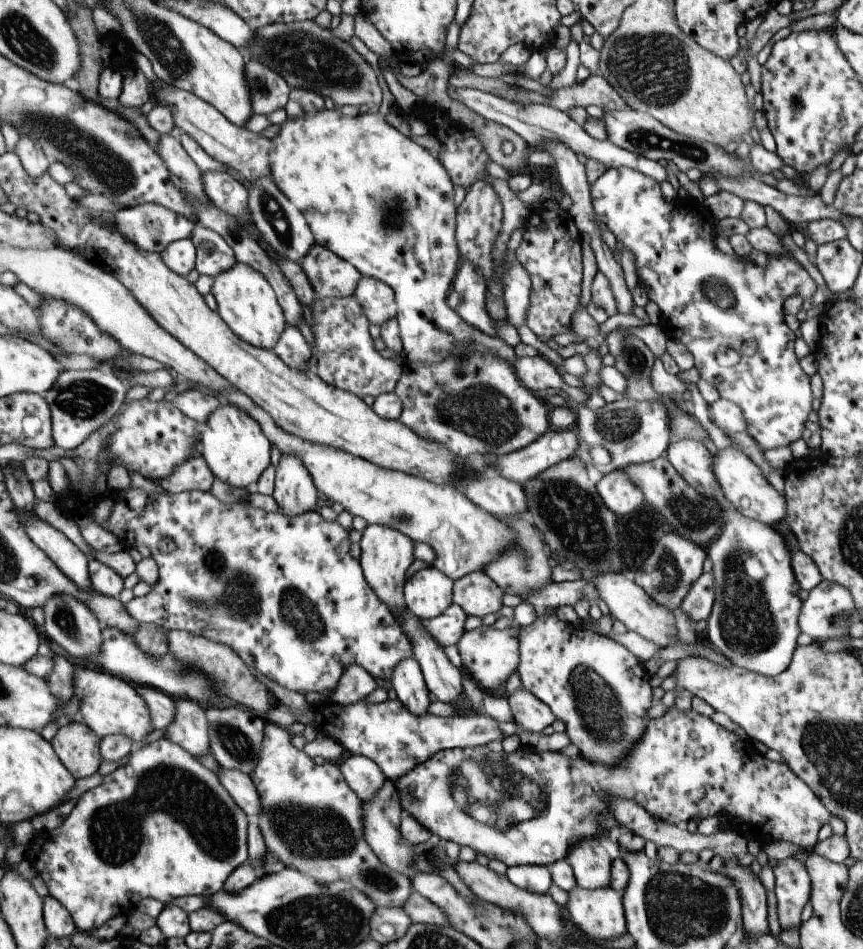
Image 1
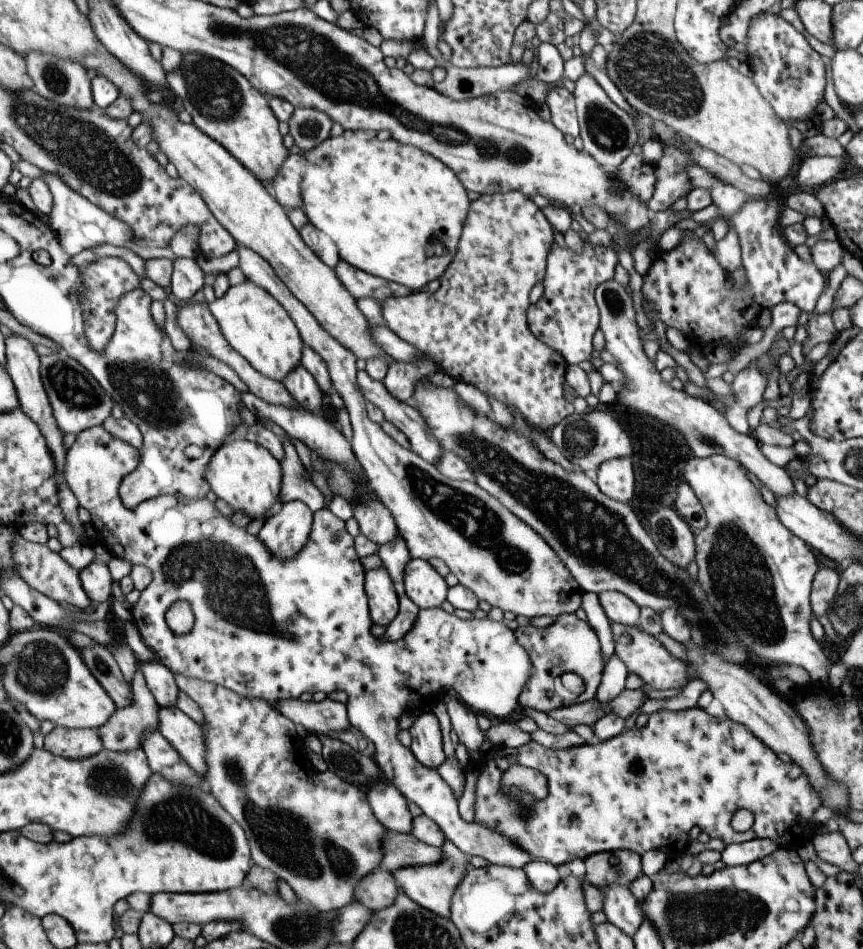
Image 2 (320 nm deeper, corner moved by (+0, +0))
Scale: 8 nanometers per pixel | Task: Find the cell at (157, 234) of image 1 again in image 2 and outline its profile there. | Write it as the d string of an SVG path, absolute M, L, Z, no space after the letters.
M47 172L41 174L41 180L47 184L52 196L50 213L47 215L49 227L56 236L61 246L61 250L69 257L79 254L82 250L89 250L91 247L101 244L111 244L112 246L124 246L125 243L133 243L135 232L125 226L118 217L107 214L105 210L95 206L78 192L73 192L67 188L55 174Z

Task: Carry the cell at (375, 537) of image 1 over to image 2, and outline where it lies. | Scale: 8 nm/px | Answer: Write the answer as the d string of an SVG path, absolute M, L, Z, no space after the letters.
M383 564L379 569L368 570L368 572L364 573L364 591L371 624L386 627L396 617L398 611L398 596Z

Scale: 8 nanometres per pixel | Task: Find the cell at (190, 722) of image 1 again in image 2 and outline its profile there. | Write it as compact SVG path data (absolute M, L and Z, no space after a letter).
M158 659L137 662L146 687L159 707L173 707L178 688L174 676Z

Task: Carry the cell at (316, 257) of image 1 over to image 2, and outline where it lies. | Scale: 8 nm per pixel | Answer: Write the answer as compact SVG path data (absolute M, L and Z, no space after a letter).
M344 260L337 262L333 272L354 299L373 298L381 303L385 298L409 296L409 290L405 290L405 286L397 286L394 282L363 272Z

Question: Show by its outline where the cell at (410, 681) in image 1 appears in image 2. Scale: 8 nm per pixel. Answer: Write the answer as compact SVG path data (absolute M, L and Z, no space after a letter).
M421 712L407 730L411 737L410 751L426 769L436 769L445 756L440 724L432 712Z

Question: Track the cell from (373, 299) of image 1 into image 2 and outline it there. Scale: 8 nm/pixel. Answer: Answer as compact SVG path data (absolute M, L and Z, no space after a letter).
M520 192L481 195L470 202L455 254L441 273L438 289L433 293L413 290L409 296L385 298L379 304L384 326L427 356L438 370L513 408L529 426L541 432L548 432L574 412L563 397L565 359L537 340L526 325L526 312L531 306L527 294L544 277L546 256L554 241L551 227L540 209Z

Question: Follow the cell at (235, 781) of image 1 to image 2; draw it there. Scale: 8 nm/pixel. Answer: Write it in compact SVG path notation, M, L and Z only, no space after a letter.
M158 706L156 729L189 768L204 778L206 766L200 726L175 706Z

